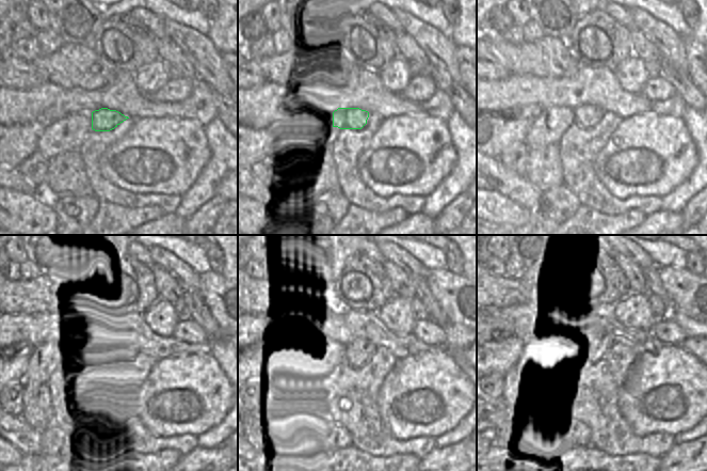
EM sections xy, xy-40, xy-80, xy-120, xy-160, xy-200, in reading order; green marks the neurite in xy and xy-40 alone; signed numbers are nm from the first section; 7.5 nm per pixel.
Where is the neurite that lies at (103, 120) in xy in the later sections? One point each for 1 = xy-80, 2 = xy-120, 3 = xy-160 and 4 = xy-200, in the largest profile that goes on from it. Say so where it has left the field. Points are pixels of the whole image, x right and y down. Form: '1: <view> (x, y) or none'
1: xy-80 (587, 116)
2: xy-120 (110, 352)
3: xy-160 (356, 354)
4: xy-200 (587, 345)

